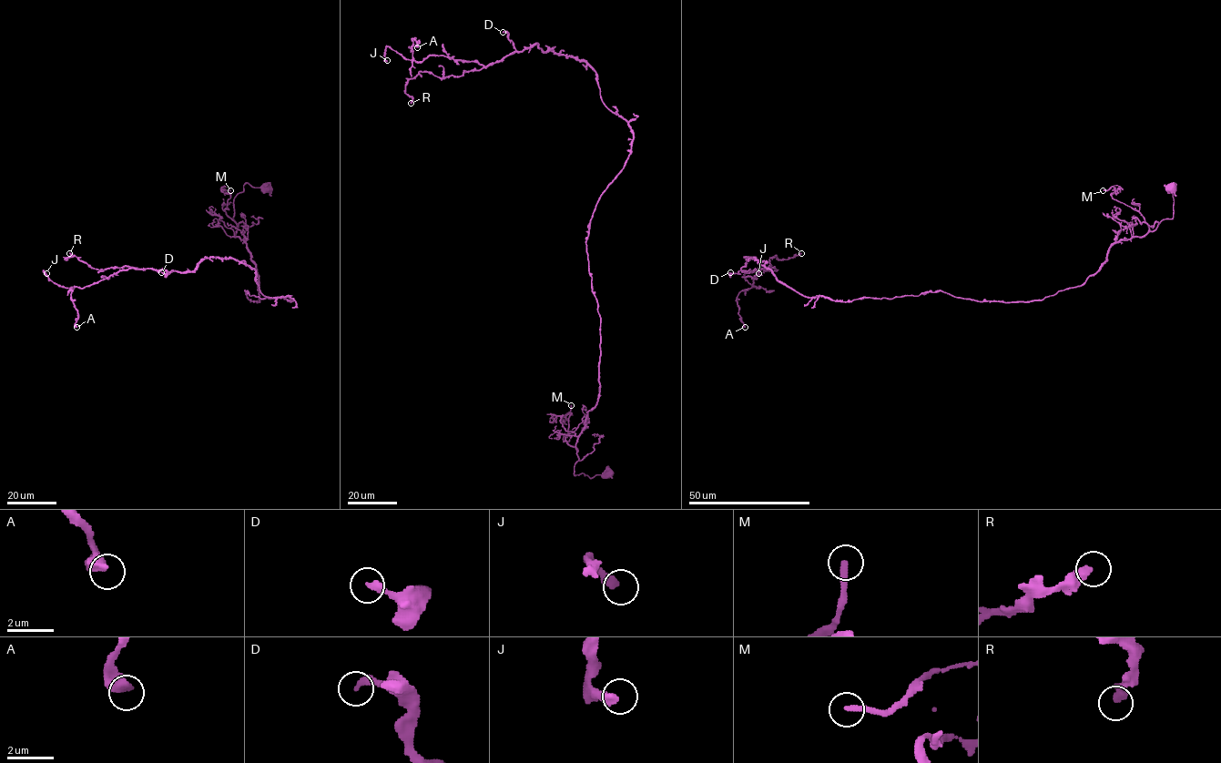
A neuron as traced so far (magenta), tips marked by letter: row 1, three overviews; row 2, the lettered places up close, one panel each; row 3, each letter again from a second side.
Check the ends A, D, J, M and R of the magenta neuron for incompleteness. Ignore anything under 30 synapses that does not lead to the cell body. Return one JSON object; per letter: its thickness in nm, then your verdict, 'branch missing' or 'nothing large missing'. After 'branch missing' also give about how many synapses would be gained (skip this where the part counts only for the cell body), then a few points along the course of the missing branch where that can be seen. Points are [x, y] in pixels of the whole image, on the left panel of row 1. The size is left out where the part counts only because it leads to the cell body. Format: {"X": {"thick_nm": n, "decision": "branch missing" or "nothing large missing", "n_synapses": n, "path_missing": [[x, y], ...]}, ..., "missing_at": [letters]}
{"A": {"thick_nm": 500, "decision": "nothing large missing"}, "D": {"thick_nm": 300, "decision": "nothing large missing"}, "J": {"thick_nm": 360, "decision": "nothing large missing"}, "M": {"thick_nm": 240, "decision": "nothing large missing"}, "R": {"thick_nm": 360, "decision": "nothing large missing"}, "missing_at": []}

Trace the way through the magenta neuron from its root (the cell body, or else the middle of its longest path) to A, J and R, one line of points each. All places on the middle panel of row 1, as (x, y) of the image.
A: (606, 473), (574, 474), (600, 386), (586, 238), (631, 127), (574, 57), (417, 47)
J: (606, 473), (574, 474), (600, 386), (586, 238), (631, 127), (585, 62), (536, 44), (486, 66), (387, 60)
R: (606, 473), (574, 474), (600, 386), (586, 238), (631, 127), (585, 62), (536, 44), (419, 71), (411, 103)

